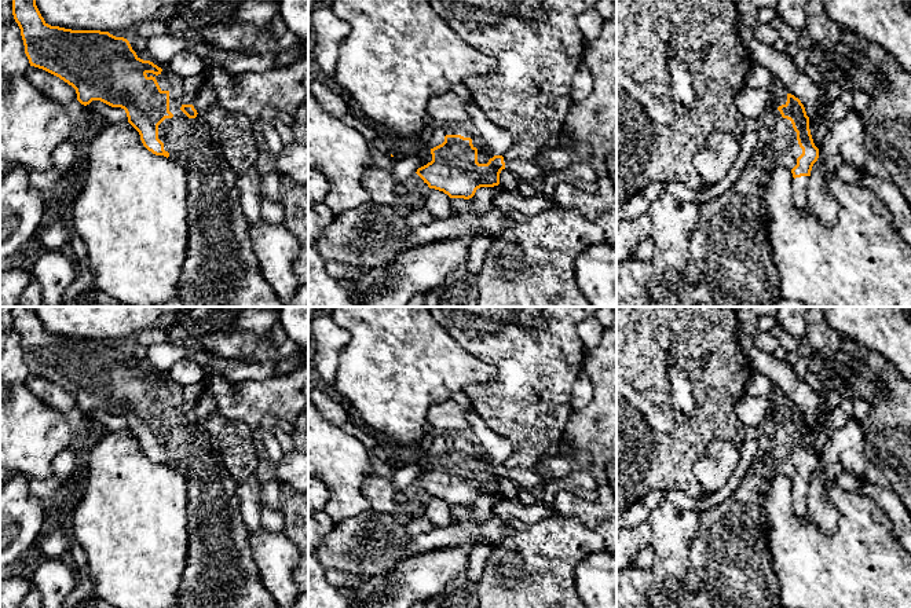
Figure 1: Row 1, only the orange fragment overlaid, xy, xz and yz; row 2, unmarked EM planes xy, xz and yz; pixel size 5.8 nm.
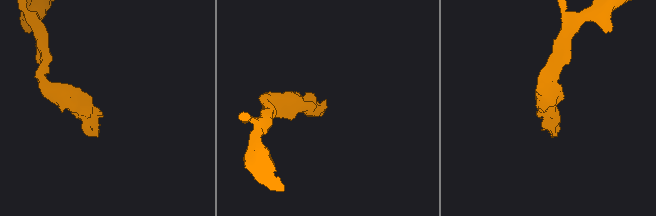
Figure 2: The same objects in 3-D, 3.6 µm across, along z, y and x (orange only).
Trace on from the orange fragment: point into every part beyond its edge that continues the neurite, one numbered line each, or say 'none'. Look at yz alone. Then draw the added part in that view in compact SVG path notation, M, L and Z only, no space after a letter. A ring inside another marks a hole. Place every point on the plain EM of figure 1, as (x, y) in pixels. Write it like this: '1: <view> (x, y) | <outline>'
1: yz (730, 552) | M787 402L776 409L755 435L758 451L736 490L716 508L700 513L700 524L689 542L688 557L703 580L714 608L780 608L779 582L765 539L765 519L760 508L767 484L778 475L797 473L802 457L790 428L783 426L779 414Z

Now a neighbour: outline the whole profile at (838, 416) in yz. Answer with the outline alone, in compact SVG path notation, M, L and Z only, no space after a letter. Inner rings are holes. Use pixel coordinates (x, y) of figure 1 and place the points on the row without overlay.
M842 399L842 402L830 409L824 426L809 426L809 437L813 451L820 457L828 443L830 435L848 424L853 417L853 402L850 399Z

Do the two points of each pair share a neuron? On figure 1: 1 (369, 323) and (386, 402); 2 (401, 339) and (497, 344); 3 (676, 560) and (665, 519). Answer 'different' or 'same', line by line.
1: same
2: different
3: same

